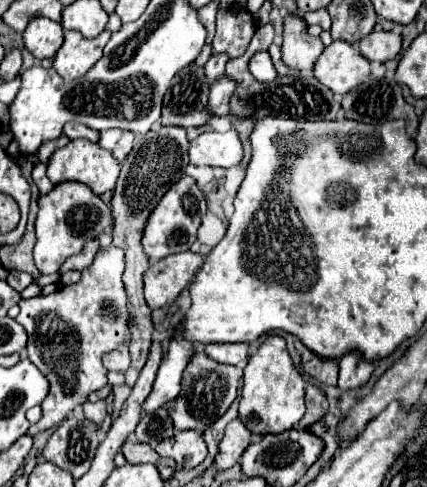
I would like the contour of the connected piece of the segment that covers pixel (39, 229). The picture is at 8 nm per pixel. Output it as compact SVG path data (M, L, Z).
M60 182L48 194L38 198L38 216L36 216L36 246L34 260L40 274L52 274L60 270L66 258L78 254L84 248L84 242L104 234L106 228L112 228L110 208L82 182Z

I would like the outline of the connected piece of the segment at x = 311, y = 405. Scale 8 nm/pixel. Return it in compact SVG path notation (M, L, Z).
M308 384L306 386L306 414L304 418L298 422L300 428L308 428L310 424L314 424L316 420L320 420L324 414L328 412L328 400L324 396L324 392L314 386L314 384Z

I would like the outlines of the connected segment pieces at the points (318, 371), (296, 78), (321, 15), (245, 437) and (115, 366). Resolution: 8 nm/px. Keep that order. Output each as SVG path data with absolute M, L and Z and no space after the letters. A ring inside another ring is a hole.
M296 340L294 346L296 346L296 350L302 356L302 368L306 370L306 374L316 378L318 382L336 386L336 380L338 380L338 360L334 360L334 358L318 358L300 340Z
M271 23L256 29L244 56L238 60L230 60L226 64L226 76L236 80L236 90L230 98L230 116L236 118L252 118L260 120L264 116L280 116L280 118L296 118L296 120L334 120L340 112L340 96L332 94L326 86L322 86L312 74L292 74L284 78L276 78L274 82L258 82L248 72L248 62L259 51L268 50L274 39L274 28Z
M318 10L318 12L310 12L310 14L304 14L306 22L308 24L320 24L324 30L330 30L330 16L326 10Z
M234 418L224 432L224 438L220 442L220 450L216 454L214 466L218 470L228 470L232 468L240 456L244 454L244 450L250 446L252 442L252 432L244 426L244 422L240 422L240 418Z
M118 346L116 350L104 354L104 366L108 370L116 370L116 372L124 372L130 366L130 354L128 354L128 346Z

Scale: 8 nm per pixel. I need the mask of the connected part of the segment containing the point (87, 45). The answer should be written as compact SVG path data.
M66 30L64 44L60 46L54 58L54 70L66 82L84 76L88 68L92 68L102 58L102 50L110 40L110 34L110 30L104 30L100 36L88 40L74 30Z

